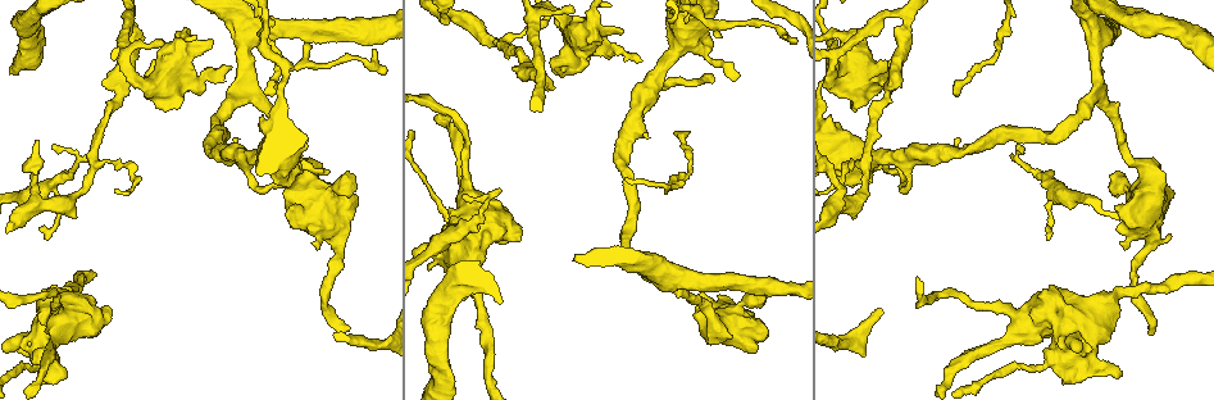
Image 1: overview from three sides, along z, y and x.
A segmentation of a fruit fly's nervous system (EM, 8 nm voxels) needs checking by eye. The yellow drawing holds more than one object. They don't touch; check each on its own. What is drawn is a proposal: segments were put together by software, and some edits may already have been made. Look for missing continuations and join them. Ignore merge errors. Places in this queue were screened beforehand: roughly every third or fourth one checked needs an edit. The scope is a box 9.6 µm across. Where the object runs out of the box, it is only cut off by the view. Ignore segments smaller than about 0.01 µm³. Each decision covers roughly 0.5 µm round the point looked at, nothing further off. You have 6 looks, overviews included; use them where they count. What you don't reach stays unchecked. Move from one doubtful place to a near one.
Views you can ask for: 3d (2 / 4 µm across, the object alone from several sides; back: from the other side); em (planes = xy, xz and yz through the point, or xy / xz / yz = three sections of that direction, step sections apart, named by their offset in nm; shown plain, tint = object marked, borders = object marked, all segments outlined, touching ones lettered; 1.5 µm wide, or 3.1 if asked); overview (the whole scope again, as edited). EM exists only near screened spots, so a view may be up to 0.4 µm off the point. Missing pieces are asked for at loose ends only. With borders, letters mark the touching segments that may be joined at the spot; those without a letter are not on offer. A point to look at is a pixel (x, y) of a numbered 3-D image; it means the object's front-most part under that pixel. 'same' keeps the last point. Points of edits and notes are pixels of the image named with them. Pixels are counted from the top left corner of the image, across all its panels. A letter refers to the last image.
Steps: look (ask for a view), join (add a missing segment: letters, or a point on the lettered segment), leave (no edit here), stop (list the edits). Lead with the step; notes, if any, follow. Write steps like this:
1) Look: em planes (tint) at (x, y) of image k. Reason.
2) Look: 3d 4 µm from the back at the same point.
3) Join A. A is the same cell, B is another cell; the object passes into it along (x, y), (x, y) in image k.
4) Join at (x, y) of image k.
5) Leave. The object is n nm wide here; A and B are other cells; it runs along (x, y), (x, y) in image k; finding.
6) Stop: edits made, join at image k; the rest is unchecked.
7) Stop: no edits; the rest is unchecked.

Look: em planes (borders) at (621, 31) of image 1. Branch stops here.

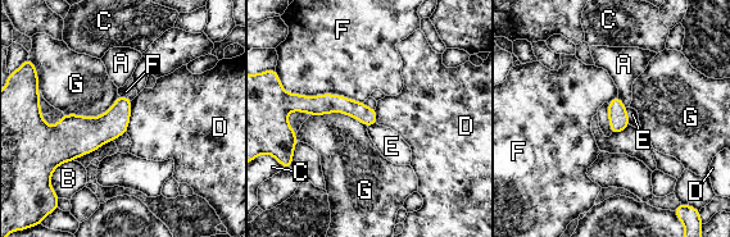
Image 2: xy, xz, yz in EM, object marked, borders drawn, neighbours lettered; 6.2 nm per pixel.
Leave. The object is 110 nm wide here; A, B, C, D, E, F and G are other cells; a border runs along (132, 100), (128, 130), (126, 132) in image 2; none of them fits.

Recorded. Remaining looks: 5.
Look: 3d 4 µm at (520, 234) of image 1. Thick end.

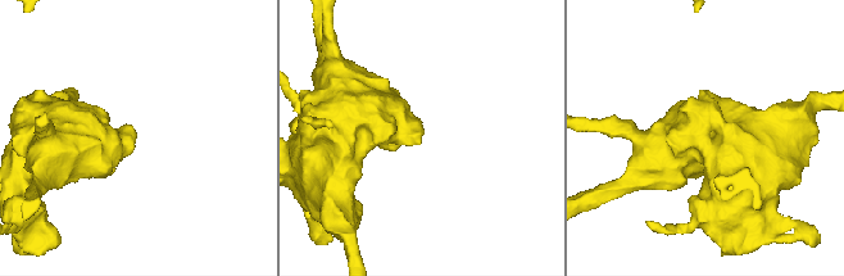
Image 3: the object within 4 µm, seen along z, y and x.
Look: em planes (borders) at (134, 129) of image 3.

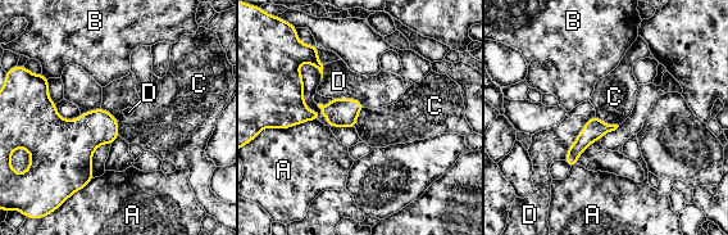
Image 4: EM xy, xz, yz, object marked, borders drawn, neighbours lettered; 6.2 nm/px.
Leave. The longest contact is with D, 360 nm; A, B, C and D are other cells; a border runs along (595, 113), (562, 159) in image 4; none of them fits.

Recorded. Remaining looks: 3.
Look: em planes (borders) at (348, 328) of image 1. Branch stops here.

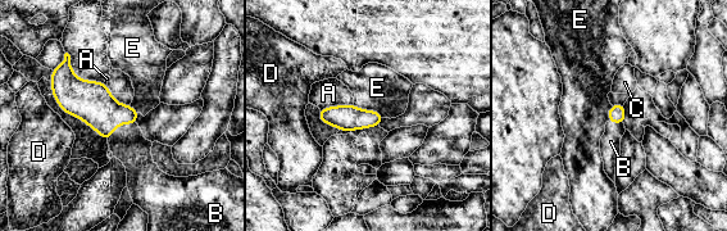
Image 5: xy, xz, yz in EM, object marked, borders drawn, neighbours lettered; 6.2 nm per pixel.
Join B. B is the same cell, A, C, D and E are other cells; the neuron continues.

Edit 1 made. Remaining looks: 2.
Stop: edits made, join at image 5; the rest is unchecked.

